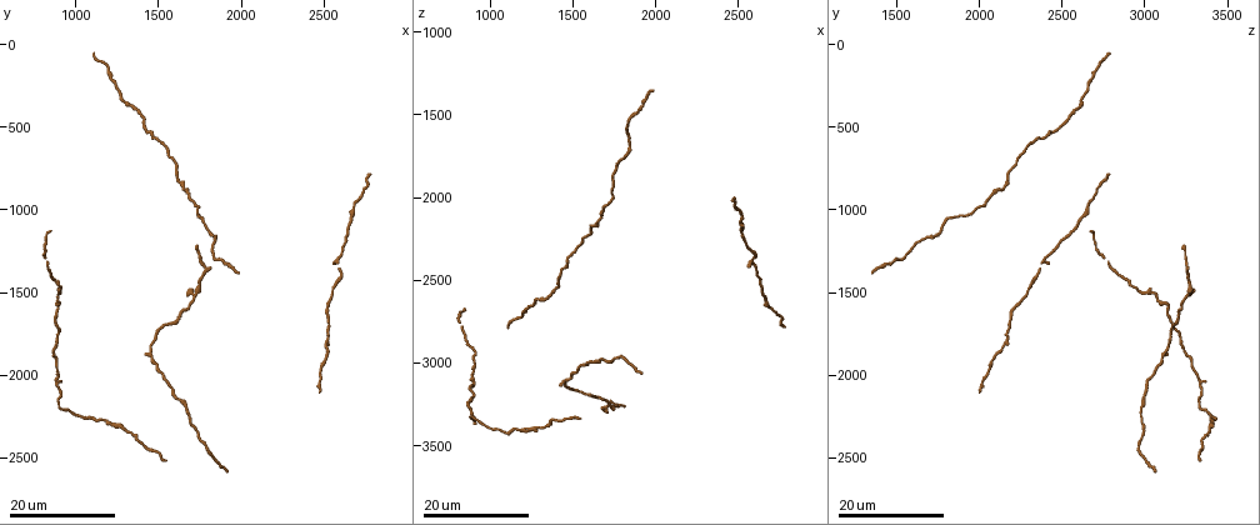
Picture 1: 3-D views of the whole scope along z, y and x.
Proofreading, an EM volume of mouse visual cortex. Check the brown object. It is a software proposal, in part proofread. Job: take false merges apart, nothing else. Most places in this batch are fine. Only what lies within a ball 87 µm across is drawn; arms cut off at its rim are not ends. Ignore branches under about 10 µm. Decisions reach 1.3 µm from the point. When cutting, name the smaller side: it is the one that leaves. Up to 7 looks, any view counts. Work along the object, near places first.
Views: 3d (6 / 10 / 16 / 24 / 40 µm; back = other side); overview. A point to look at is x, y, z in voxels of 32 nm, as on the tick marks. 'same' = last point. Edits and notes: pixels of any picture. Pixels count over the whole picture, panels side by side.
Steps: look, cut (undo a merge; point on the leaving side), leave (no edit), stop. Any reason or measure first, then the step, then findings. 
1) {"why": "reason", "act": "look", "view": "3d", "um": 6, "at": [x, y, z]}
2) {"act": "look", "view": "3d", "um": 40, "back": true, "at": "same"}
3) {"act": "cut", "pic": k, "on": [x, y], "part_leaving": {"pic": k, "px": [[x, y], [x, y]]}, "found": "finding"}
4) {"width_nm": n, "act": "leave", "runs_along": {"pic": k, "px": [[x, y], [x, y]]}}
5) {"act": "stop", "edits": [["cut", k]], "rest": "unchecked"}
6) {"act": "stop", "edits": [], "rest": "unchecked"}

{"why": "narrows sharply", "act": "look", "view": "3d", "um": 16, "at": [1460, 1900, 3120]}

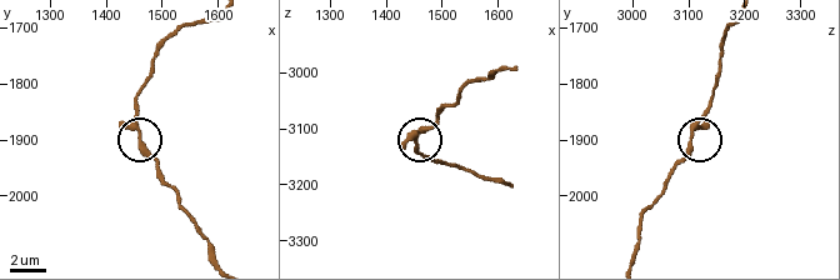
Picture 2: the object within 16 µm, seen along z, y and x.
{"why": "closer look", "act": "look", "view": "3d", "um": 10, "at": [1460, 1890, 3110]}

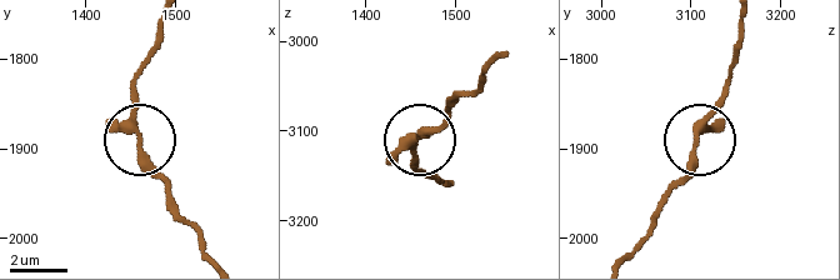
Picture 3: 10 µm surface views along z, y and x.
{"width_nm": 260, "act": "leave", "runs_along": {"pic": 3, "px": [[743, 21], [743, 43], [719, 108], [666, 198]]}, "found": "continuous, no second neuron"}

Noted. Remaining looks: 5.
{"why": "thick turns thin", "act": "look", "view": "3d", "um": 16, "at": [880, 2060, 3320]}

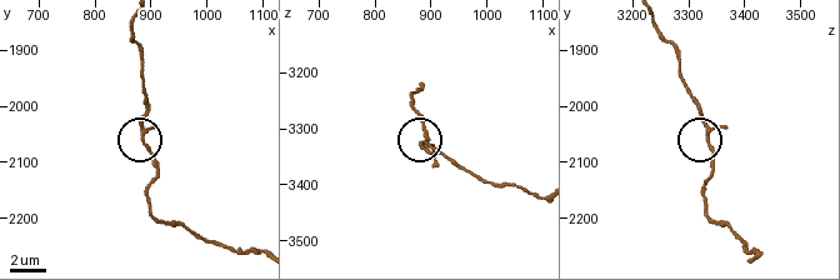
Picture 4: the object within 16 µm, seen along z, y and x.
{"why": "zoom in", "act": "look", "view": "3d", "um": 6, "at": [885, 2035, 3335]}

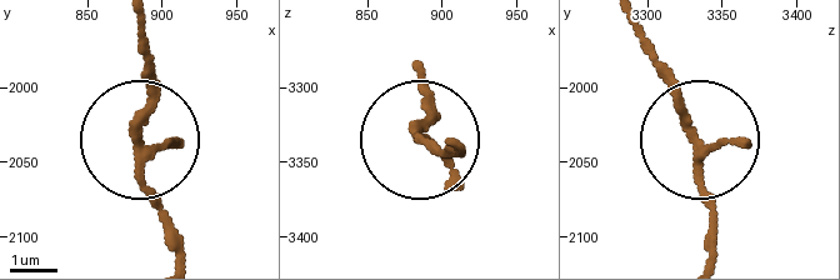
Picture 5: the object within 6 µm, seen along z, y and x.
{"arms": 3, "act": "leave", "runs_along": {"pic": 5, "px": [[418, 66], [430, 106], [418, 138], [454, 150]]}, "found": "all the same neuron"}

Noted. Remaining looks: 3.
{"why": "three arms meet", "act": "look", "view": "3d", "um": 16, "at": [1720, 1520, 3260]}

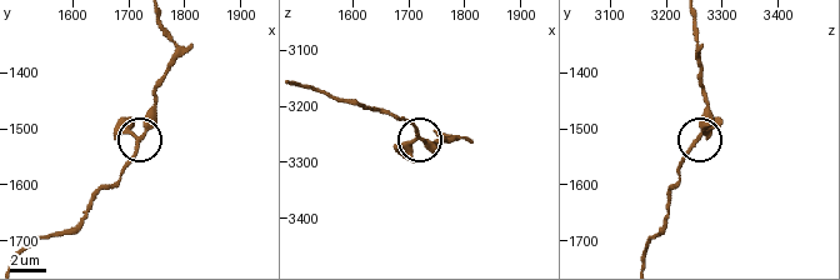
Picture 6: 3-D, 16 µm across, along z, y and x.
{"act": "look", "view": "3d", "um": 6, "at": [1715, 1520, 3255]}

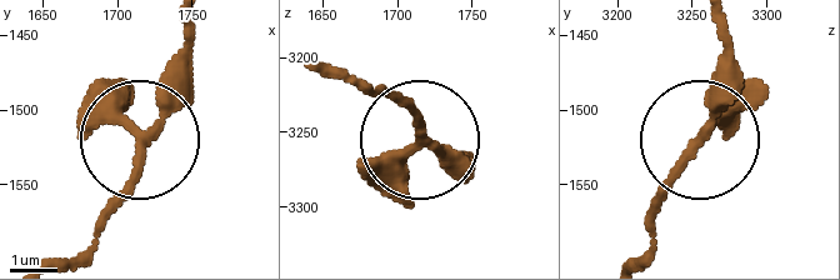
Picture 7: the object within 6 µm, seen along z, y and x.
{"act": "leave", "found": "all the same neuron"}

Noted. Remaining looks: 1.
{"act": "stop", "edits": [], "rest": "unchecked"}

